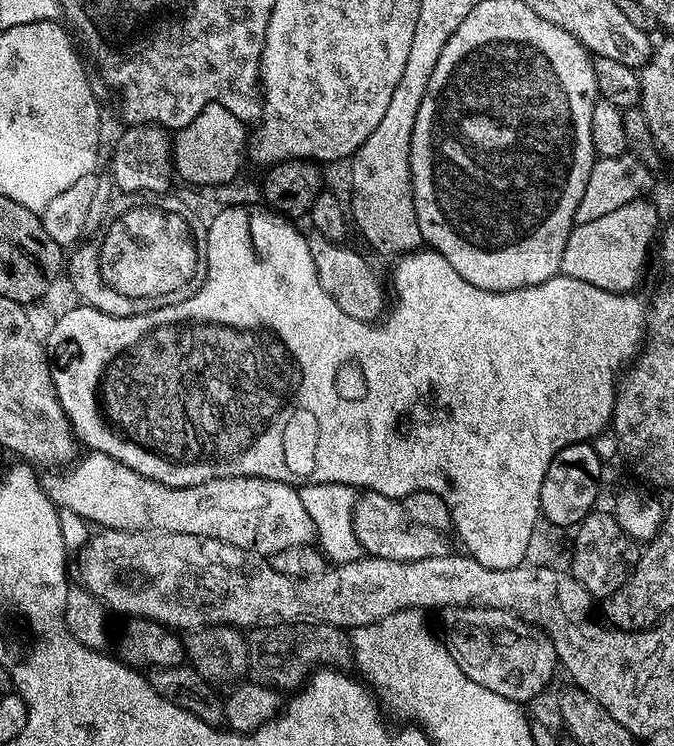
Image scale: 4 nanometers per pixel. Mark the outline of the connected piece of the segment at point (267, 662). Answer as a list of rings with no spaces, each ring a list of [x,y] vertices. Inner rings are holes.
[[[270,624],[251,629],[246,639],[251,679],[277,690],[299,689],[317,666],[344,666],[352,660],[349,633],[329,624]]]

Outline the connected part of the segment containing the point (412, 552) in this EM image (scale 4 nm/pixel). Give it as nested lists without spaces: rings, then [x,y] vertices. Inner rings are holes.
[[[365,491],[357,499],[356,508],[352,511],[352,525],[361,549],[369,556],[394,562],[418,562],[445,551],[445,537],[441,533],[430,530],[430,526],[418,526],[405,514],[401,501],[391,500],[377,492]]]

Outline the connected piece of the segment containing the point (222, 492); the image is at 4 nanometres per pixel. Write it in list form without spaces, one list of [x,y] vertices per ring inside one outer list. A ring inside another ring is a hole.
[[[89,451],[87,455],[84,461],[81,459],[75,467],[68,470],[73,472],[68,472],[65,476],[45,475],[42,483],[44,493],[57,509],[74,510],[89,525],[113,532],[173,532],[205,536],[265,558],[271,558],[278,554],[278,550],[286,550],[289,546],[302,546],[316,540],[314,522],[310,522],[310,514],[306,514],[306,506],[302,506],[299,491],[291,484],[257,476],[231,476],[202,482],[198,486],[175,488],[130,470],[130,466],[110,458],[105,452]]]

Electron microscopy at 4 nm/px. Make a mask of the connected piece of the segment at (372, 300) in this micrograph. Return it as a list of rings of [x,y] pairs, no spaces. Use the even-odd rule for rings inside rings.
[[[319,234],[309,235],[308,245],[314,258],[318,282],[322,282],[322,290],[326,290],[326,294],[330,294],[334,302],[338,302],[342,311],[350,314],[350,318],[369,322],[379,321],[385,315],[384,288],[380,285],[375,270],[368,265],[366,257],[359,256],[352,248],[344,248],[348,246],[343,243],[327,240]]]

